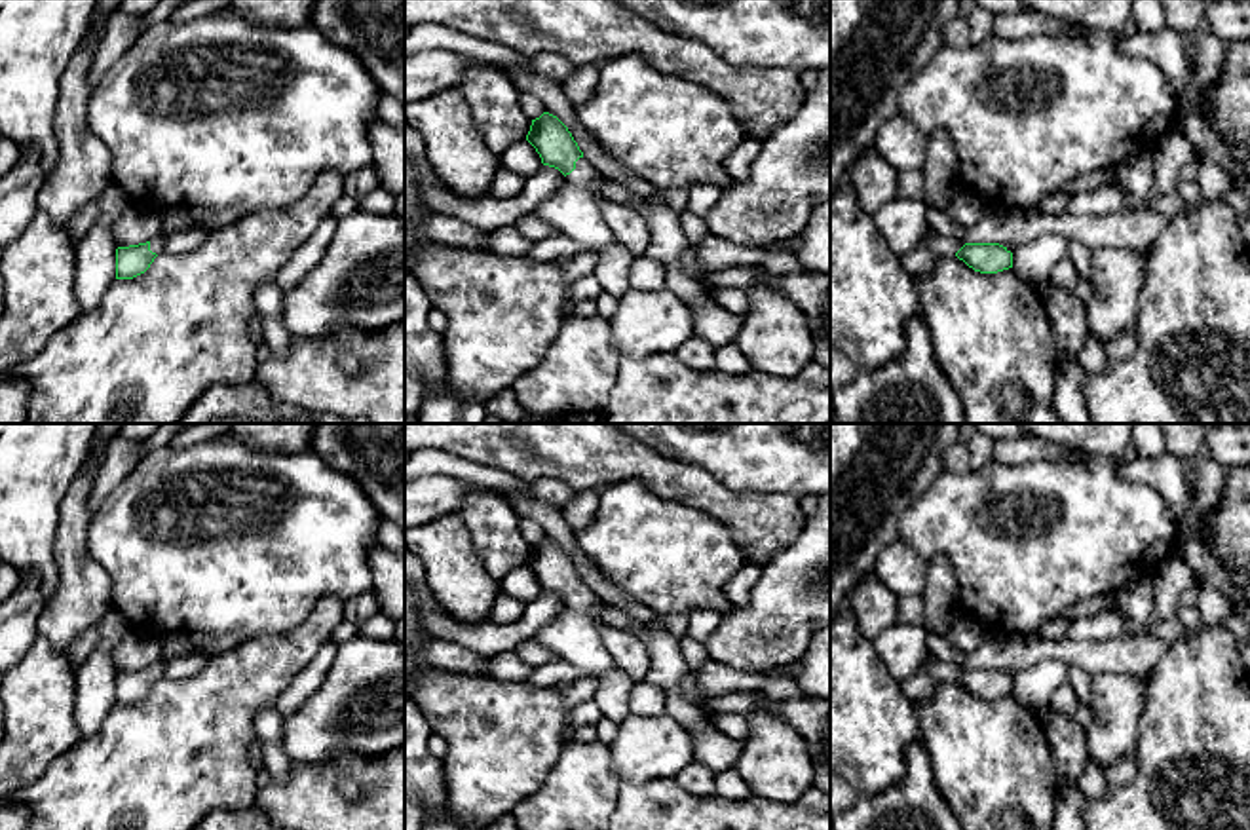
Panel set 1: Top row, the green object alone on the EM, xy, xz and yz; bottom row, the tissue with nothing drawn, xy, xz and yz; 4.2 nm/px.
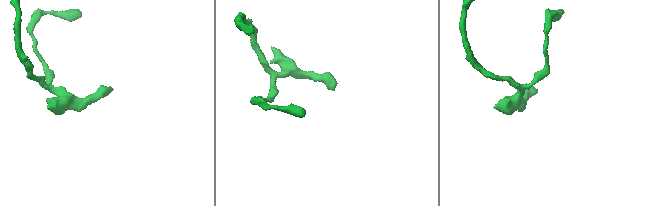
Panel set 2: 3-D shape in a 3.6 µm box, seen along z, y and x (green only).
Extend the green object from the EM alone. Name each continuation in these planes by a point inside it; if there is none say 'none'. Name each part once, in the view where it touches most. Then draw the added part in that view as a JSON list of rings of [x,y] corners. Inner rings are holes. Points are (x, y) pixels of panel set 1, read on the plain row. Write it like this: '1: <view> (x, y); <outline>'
1: xz (629, 656); [[[579,583],[576,587],[576,594],[566,600],[566,606],[593,617],[598,623],[602,646],[614,657],[617,669],[627,672],[634,682],[646,678],[650,669],[648,651],[634,640],[631,632],[608,629],[602,625],[600,613],[606,604],[589,585]]]

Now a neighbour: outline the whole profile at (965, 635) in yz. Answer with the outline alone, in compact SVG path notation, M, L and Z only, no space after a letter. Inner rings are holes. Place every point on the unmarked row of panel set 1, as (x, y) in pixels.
M961 615L956 619L954 627L948 632L948 640L959 651L973 651L984 640L984 627L969 615Z

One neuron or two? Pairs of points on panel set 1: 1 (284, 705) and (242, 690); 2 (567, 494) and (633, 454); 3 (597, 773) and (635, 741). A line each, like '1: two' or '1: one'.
1: two
2: two
3: two

